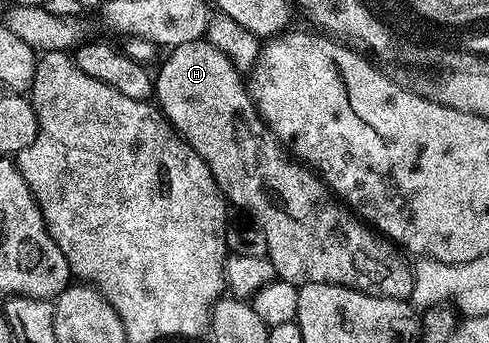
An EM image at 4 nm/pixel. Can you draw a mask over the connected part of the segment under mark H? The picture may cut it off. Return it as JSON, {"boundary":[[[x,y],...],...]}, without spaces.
{"boundary":[[[204,38],[195,41],[187,41],[183,45],[172,48],[168,52],[169,55],[165,60],[160,60],[161,68],[155,71],[155,103],[164,111],[174,129],[191,145],[191,149],[195,149],[195,153],[199,153],[199,157],[203,157],[203,161],[207,165],[207,169],[211,169],[211,173],[215,177],[215,181],[219,185],[222,195],[230,204],[233,203],[241,211],[246,211],[248,218],[256,222],[258,227],[263,229],[263,233],[267,233],[267,258],[271,261],[271,265],[275,265],[277,270],[277,278],[304,285],[307,283],[330,283],[331,285],[339,285],[347,289],[355,289],[359,293],[367,293],[375,297],[391,297],[392,299],[408,300],[411,289],[413,288],[413,267],[410,260],[399,250],[396,243],[385,238],[384,235],[378,233],[374,228],[366,225],[354,212],[350,211],[344,203],[338,201],[333,192],[329,190],[326,184],[322,183],[320,178],[310,168],[302,165],[296,158],[291,157],[290,152],[286,150],[280,139],[269,130],[258,114],[256,107],[253,106],[253,99],[250,98],[246,80],[243,78],[242,72],[236,65],[228,59],[227,56],[219,49],[215,49],[215,45],[211,45]]]}

